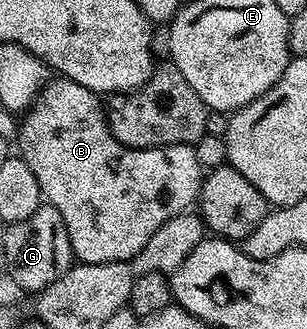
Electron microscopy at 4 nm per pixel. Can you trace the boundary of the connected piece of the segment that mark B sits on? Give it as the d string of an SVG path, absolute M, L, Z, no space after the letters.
M62 77L52 78L46 82L40 89L33 104L25 111L22 116L23 121L17 127L17 142L19 141L18 154L29 165L29 169L33 169L33 177L37 177L37 185L41 189L43 199L50 206L57 209L57 213L61 213L61 221L65 221L65 229L69 233L69 241L71 242L72 256L80 264L82 263L101 263L101 262L125 262L145 248L145 243L149 241L149 237L161 225L165 225L165 221L169 221L169 217L174 215L182 215L188 210L187 207L196 202L199 197L199 188L203 186L203 176L205 169L197 161L197 153L194 146L190 143L174 143L168 147L126 147L121 141L117 141L117 137L113 137L113 133L107 124L107 116L105 114L104 104L99 103L100 96L96 92L89 90L85 85L77 85L77 81L65 79Z

